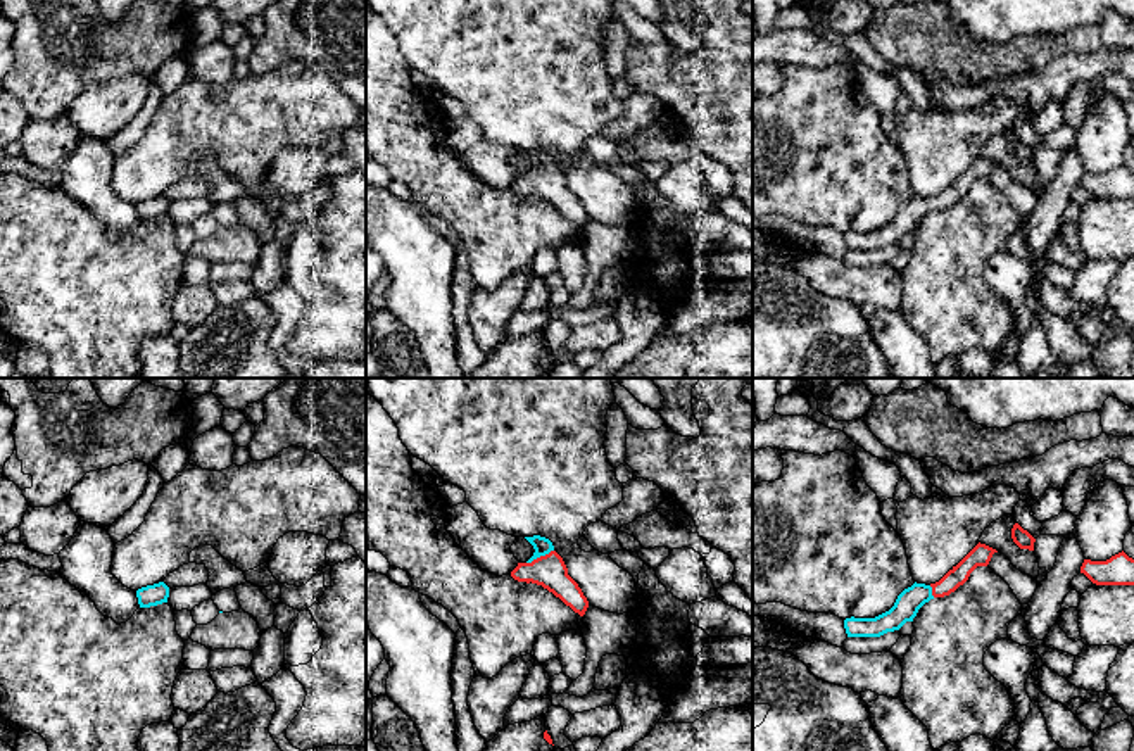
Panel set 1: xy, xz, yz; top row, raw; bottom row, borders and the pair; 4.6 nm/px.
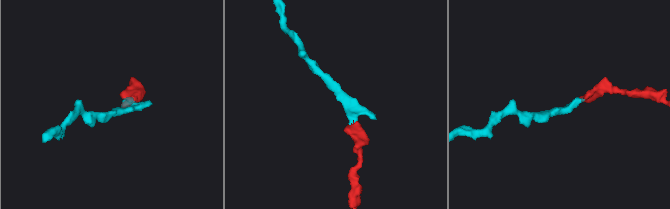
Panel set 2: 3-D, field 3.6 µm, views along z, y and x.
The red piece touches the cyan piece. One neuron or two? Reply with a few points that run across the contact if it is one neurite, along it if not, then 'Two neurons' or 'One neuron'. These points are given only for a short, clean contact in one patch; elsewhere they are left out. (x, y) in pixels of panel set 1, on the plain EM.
Line: xz (549, 183), (541, 170), (542, 159). One neuron

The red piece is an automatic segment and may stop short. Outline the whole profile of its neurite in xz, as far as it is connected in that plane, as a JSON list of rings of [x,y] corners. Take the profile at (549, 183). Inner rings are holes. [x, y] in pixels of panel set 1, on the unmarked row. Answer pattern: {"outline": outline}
{"outline": [[[533,148],[525,150],[535,162],[526,176],[518,176],[511,190],[518,195],[537,197],[559,211],[580,230],[585,228],[589,214],[578,197],[568,188],[563,171],[554,164],[549,152]]]}

